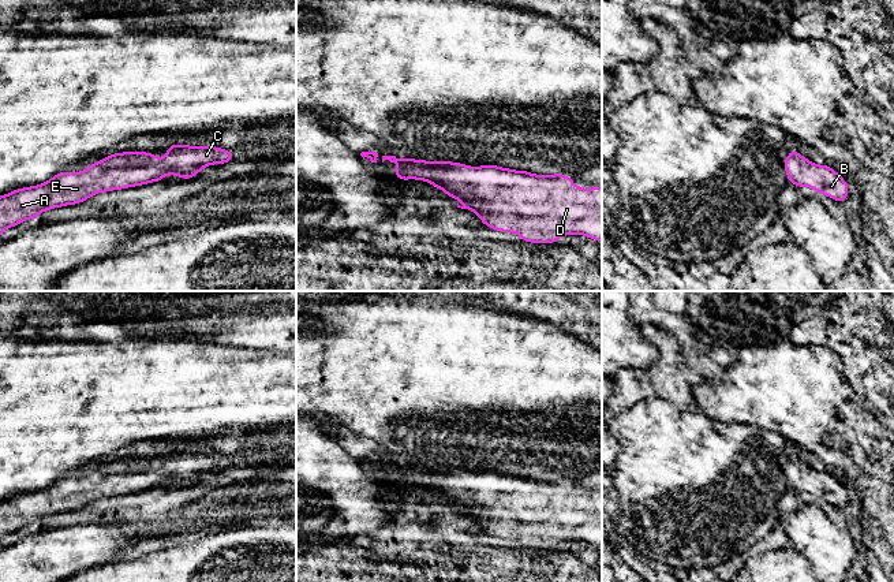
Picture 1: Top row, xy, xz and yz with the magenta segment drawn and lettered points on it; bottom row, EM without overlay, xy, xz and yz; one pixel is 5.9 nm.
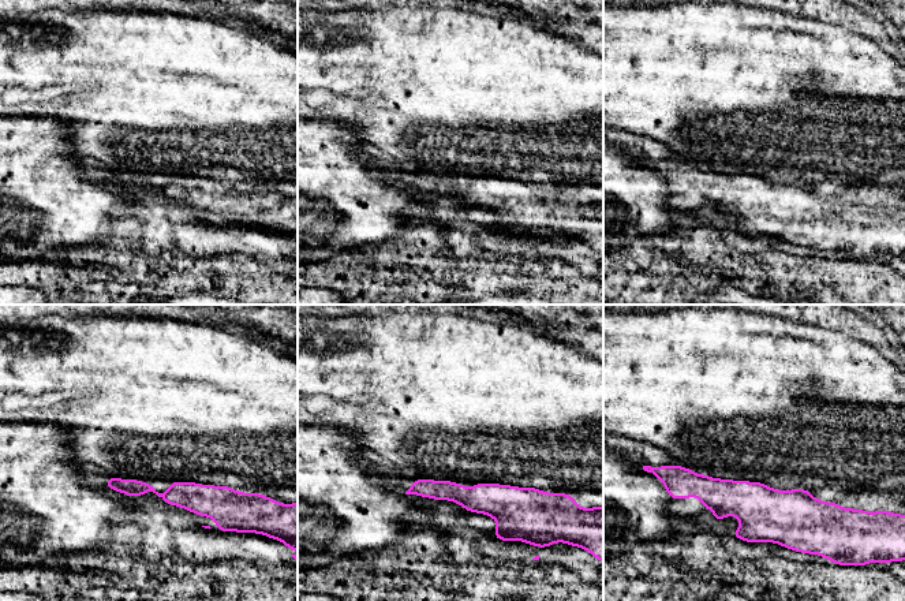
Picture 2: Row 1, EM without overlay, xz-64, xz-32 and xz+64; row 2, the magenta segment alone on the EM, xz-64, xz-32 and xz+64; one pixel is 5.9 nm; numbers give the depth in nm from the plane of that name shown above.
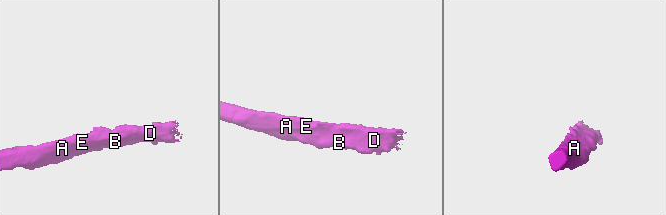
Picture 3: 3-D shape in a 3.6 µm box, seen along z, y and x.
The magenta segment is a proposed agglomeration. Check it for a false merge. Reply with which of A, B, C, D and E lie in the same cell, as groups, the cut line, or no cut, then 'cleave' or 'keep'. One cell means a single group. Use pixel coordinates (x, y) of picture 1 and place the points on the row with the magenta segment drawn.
A B C D E; no cut; keep

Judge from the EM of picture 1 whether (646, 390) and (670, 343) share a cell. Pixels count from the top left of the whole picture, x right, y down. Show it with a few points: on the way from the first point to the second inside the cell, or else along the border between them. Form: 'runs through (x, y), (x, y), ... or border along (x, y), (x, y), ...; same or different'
runs through (659, 387), (670, 376), (670, 357); same

